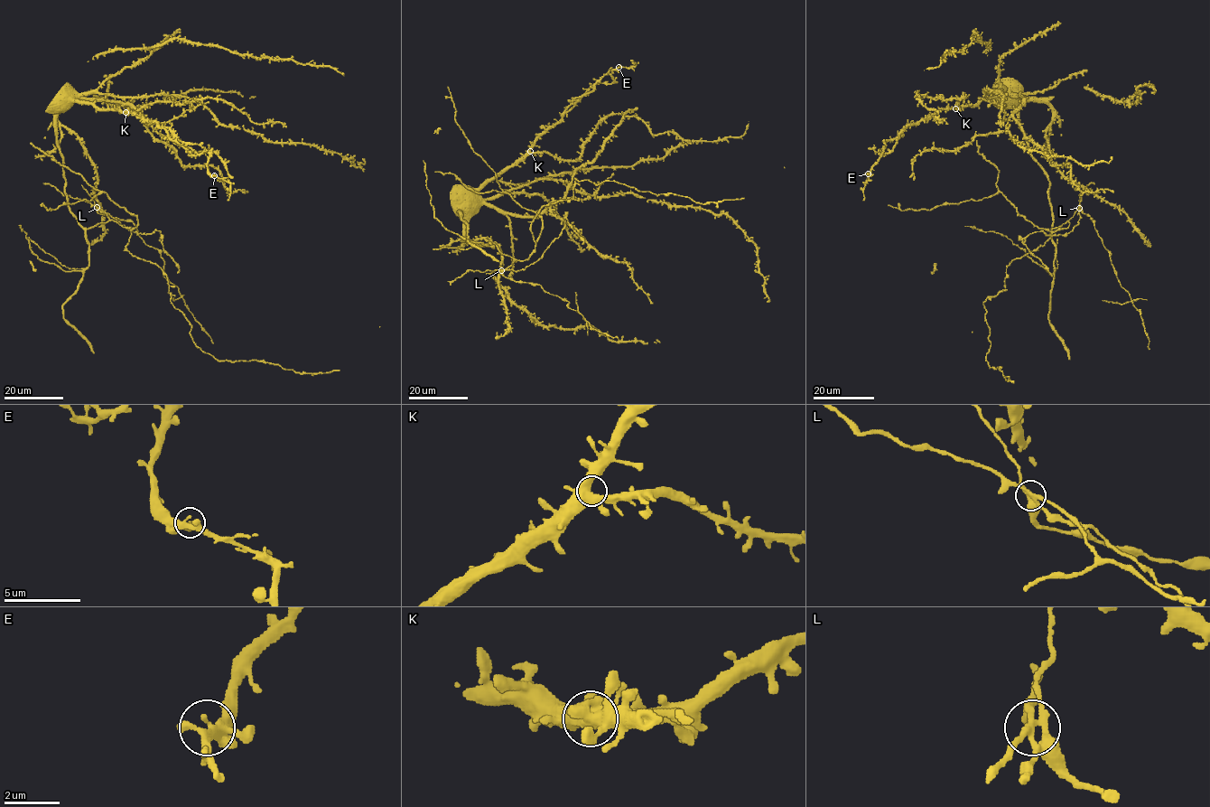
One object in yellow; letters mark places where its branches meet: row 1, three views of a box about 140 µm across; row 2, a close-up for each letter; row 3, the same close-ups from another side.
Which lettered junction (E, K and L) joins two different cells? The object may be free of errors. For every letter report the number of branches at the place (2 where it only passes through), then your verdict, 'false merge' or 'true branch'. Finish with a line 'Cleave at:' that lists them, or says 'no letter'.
E: 4 branches meet; true branch
K: 5 branches meet; true branch
L: 5 branches meet; false merge
Cleave at: L

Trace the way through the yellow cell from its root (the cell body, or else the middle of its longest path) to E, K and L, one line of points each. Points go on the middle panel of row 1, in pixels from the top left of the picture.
E: (472, 241), (461, 219), (463, 208), (488, 182), (516, 163), (591, 87), (611, 83), (611, 72), (618, 67)
K: (472, 241), (469, 241), (461, 211), (488, 182), (516, 165), (530, 151)
L: (472, 241), (481, 245), (494, 243), (503, 254), (510, 256), (513, 262), (501, 270)

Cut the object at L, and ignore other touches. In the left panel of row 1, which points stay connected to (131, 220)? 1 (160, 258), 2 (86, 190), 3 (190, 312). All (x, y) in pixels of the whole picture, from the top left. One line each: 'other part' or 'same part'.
1: same part
2: same part
3: same part

